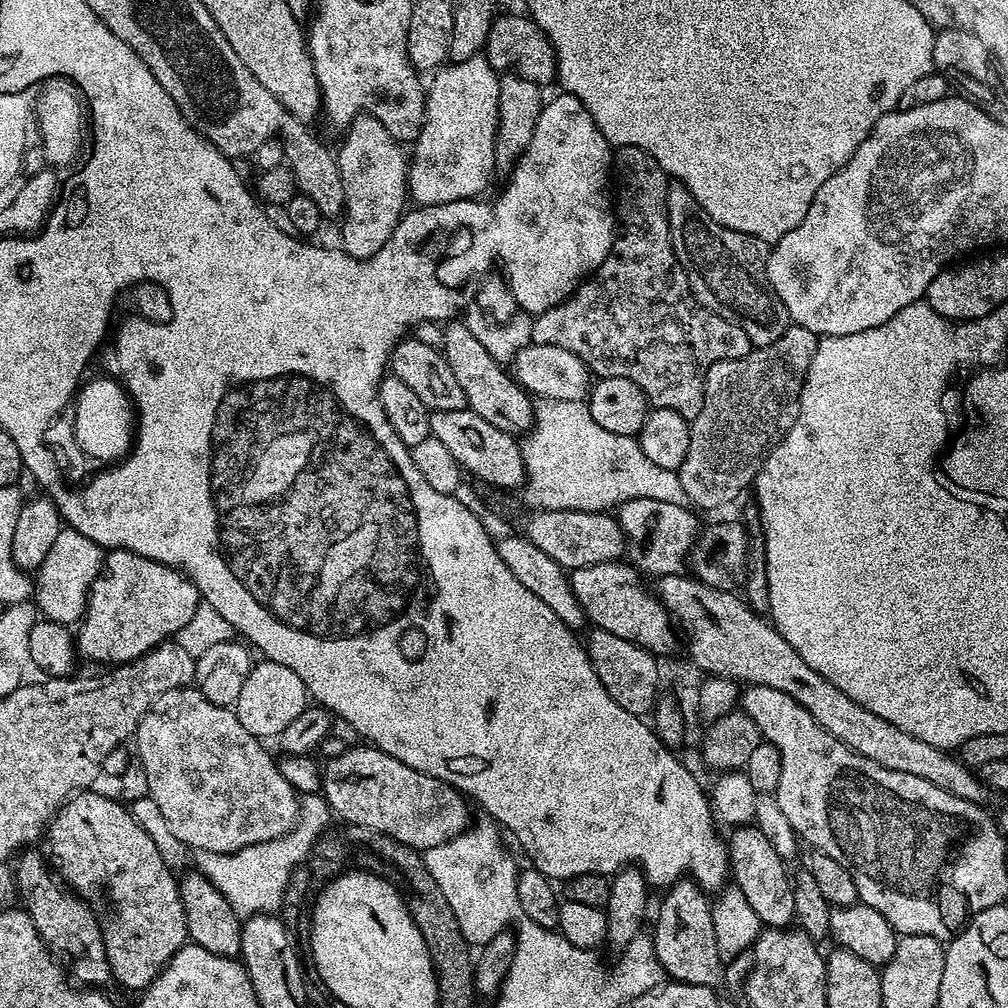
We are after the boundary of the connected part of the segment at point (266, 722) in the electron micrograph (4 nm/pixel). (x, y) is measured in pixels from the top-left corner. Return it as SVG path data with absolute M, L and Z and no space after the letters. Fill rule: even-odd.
M261 659L253 663L250 674L246 678L246 683L242 686L242 694L238 694L234 705L236 717L254 734L257 738L264 736L279 737L282 730L286 730L286 725L294 722L298 714L302 714L304 708L309 707L310 697L302 678L294 674L286 666L282 666L273 660Z

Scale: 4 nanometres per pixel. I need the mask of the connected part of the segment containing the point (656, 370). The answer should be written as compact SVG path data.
M619 146L615 149L614 215L616 218L616 237L612 239L612 252L567 300L563 300L561 304L554 306L550 310L539 313L533 319L530 340L534 344L562 346L562 350L570 350L570 354L578 354L578 358L582 358L582 362L586 362L589 372L597 377L630 378L630 382L634 382L644 391L652 408L674 410L678 414L682 414L682 418L686 418L691 422L698 414L698 410L702 410L704 383L708 377L710 366L714 366L720 360L742 358L752 352L754 345L750 342L750 338L746 338L746 330L742 330L742 326L738 326L734 322L730 322L726 318L714 314L708 308L701 306L696 300L695 294L692 293L690 282L678 271L676 255L672 253L672 239L670 238L670 226L668 225L668 207L666 206L669 183L670 177L668 173L662 170L662 166L658 166L658 162L653 156L646 154L646 150L642 150L638 146Z

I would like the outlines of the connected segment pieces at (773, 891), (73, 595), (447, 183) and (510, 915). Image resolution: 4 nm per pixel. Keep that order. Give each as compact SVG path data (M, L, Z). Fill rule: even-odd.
M740 826L735 829L736 832L731 837L727 837L726 843L728 845L728 859L730 861L730 876L734 881L734 886L738 890L742 890L742 894L746 894L746 902L750 902L750 907L754 909L754 914L758 914L761 925L769 928L786 928L789 927L796 919L796 911L794 910L794 894L792 893L793 881L790 879L790 872L788 876L789 865L780 857L778 850L774 850L774 846L770 846L770 842L766 838L766 834L762 834L762 830L758 830L754 826Z
M73 528L61 529L40 569L42 600L39 600L38 608L41 615L47 620L65 626L77 623L84 615L88 591L103 567L103 557L104 550L101 546L90 542Z
M481 54L441 67L431 80L432 85L429 83L426 88L424 125L416 136L416 149L410 152L407 165L407 195L413 201L416 199L415 203L420 206L479 197L496 172L496 127L500 122L500 76L497 69L490 66L487 55Z
M484 818L477 828L476 825L469 827L458 838L423 853L424 868L432 875L429 876L431 883L440 887L442 894L446 894L446 902L450 902L454 918L458 918L464 939L472 946L490 943L518 916L518 863L504 849L499 836L502 836L501 829L491 819Z

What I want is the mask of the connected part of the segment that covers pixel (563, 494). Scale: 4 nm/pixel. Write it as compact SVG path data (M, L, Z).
M545 400L537 403L532 427L523 437L520 449L526 477L522 493L524 492L524 500L532 510L549 508L608 512L634 498L658 498L658 502L675 504L684 504L686 500L682 482L676 472L662 470L662 466L650 462L650 458L642 454L642 446L637 437L610 434L610 430L602 430L602 426L594 422L584 400Z

